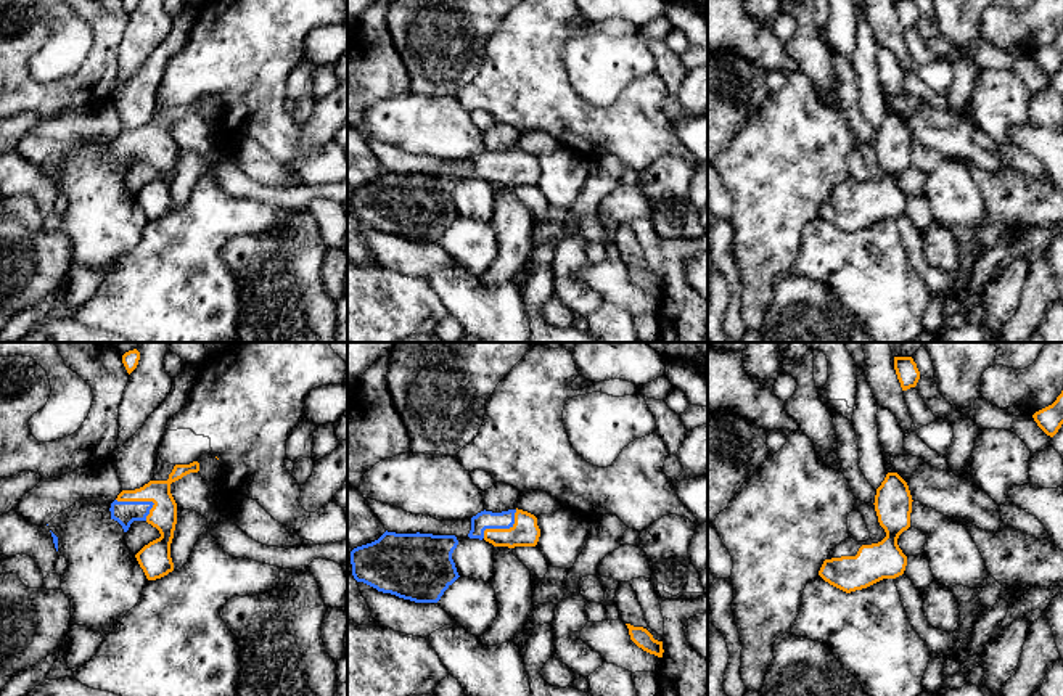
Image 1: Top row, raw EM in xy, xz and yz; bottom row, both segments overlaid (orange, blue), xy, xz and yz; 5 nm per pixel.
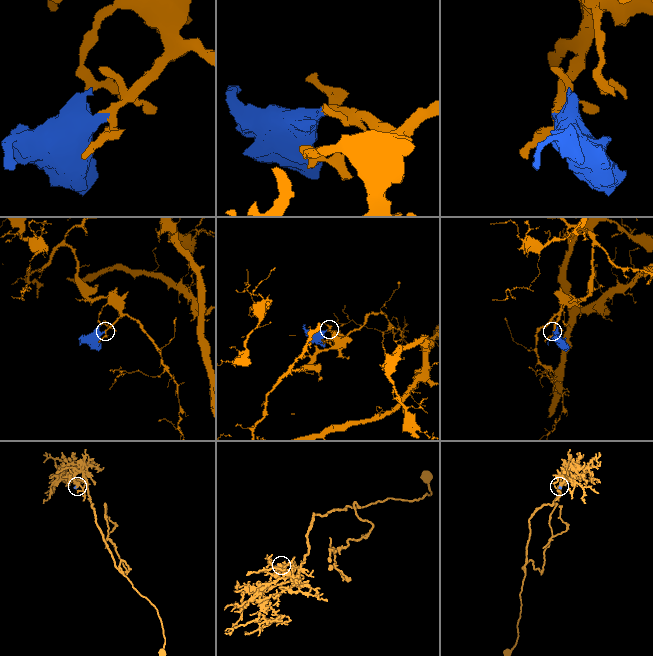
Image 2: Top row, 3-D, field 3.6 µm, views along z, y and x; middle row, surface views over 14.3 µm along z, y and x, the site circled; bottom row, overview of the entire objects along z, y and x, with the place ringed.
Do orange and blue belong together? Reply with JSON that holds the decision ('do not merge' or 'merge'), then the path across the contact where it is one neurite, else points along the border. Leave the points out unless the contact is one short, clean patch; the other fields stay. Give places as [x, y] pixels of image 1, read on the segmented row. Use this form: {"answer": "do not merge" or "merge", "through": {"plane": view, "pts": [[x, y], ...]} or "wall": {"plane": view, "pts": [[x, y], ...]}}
{"answer": "merge", "through": {"plane": "xy", "pts": [[163, 515], [151, 502], [135, 500], [124, 513]]}}

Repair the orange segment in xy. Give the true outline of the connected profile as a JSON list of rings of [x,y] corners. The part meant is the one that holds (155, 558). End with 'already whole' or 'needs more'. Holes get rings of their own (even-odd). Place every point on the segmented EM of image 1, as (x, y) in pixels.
[[[198,461],[175,465],[167,481],[150,481],[140,489],[122,490],[111,503],[111,519],[117,521],[124,532],[133,521],[146,521],[161,534],[135,555],[148,580],[161,579],[174,571],[170,543],[177,524],[177,503],[170,493],[170,484],[198,471]]]; needs more

